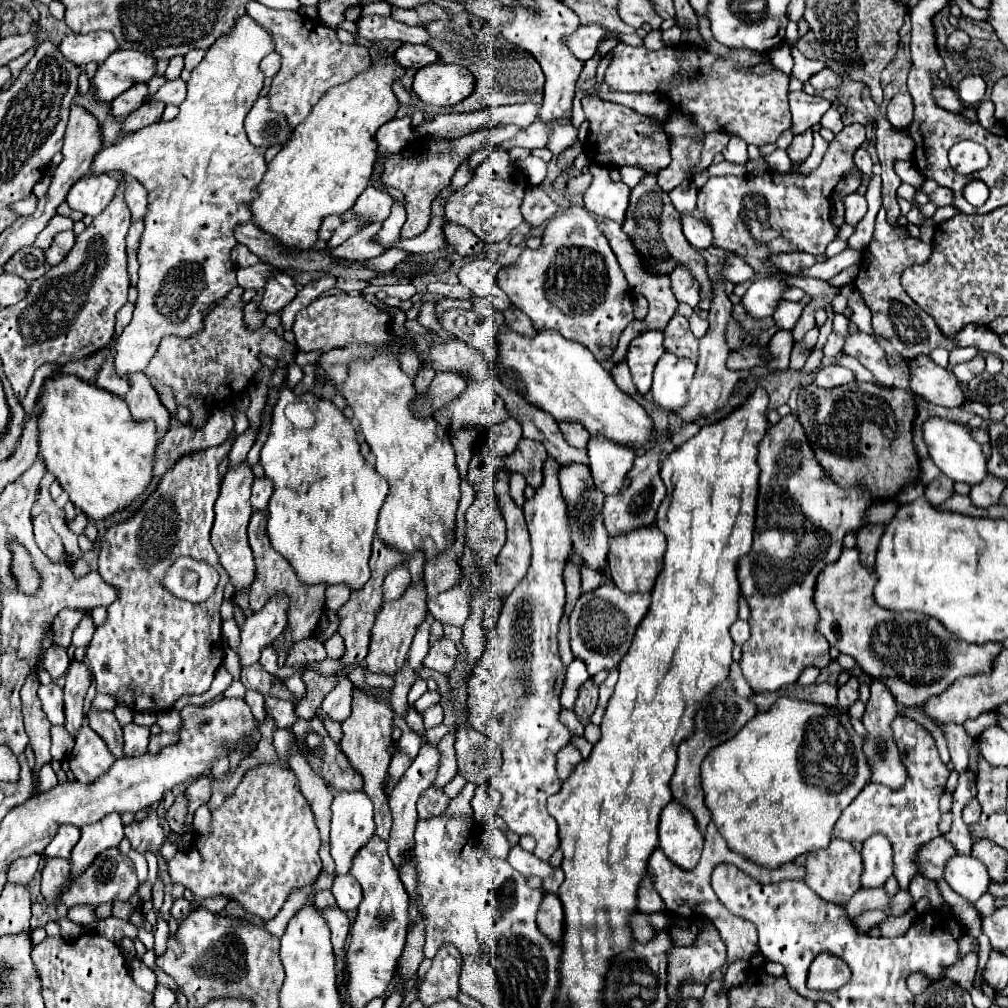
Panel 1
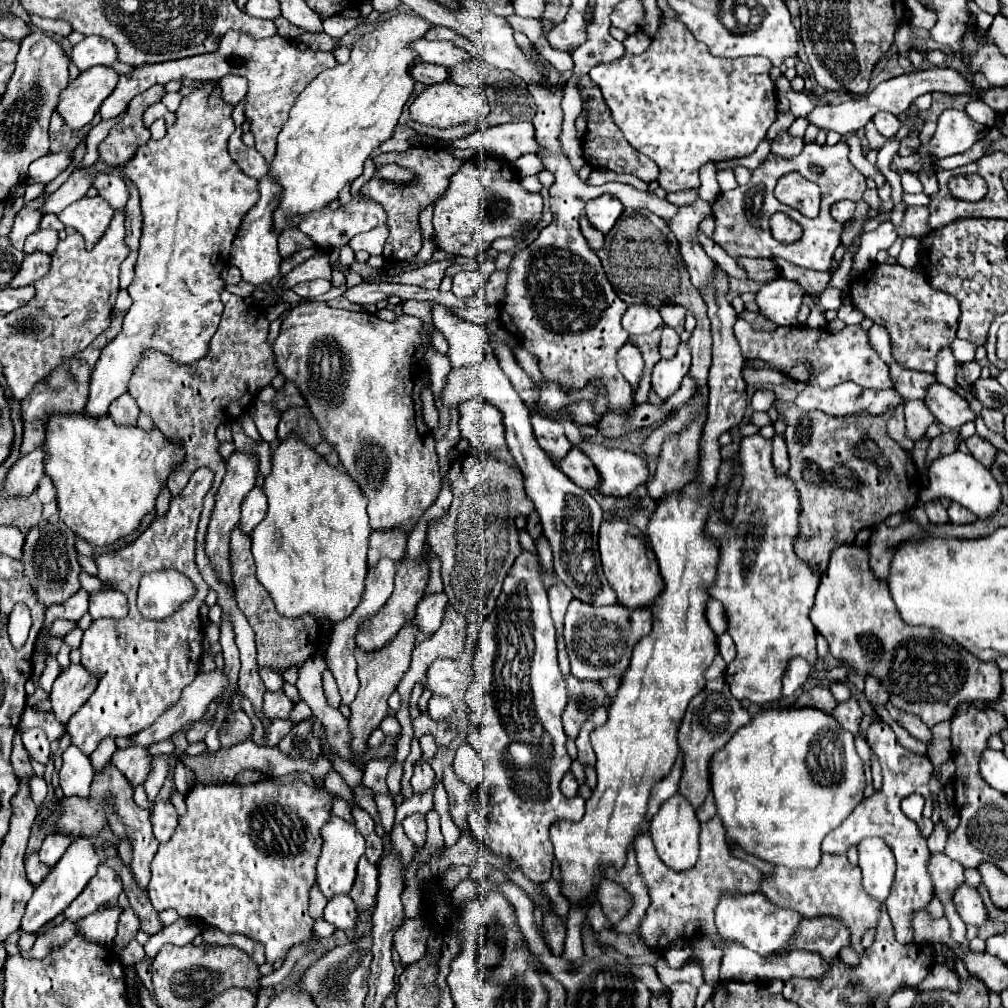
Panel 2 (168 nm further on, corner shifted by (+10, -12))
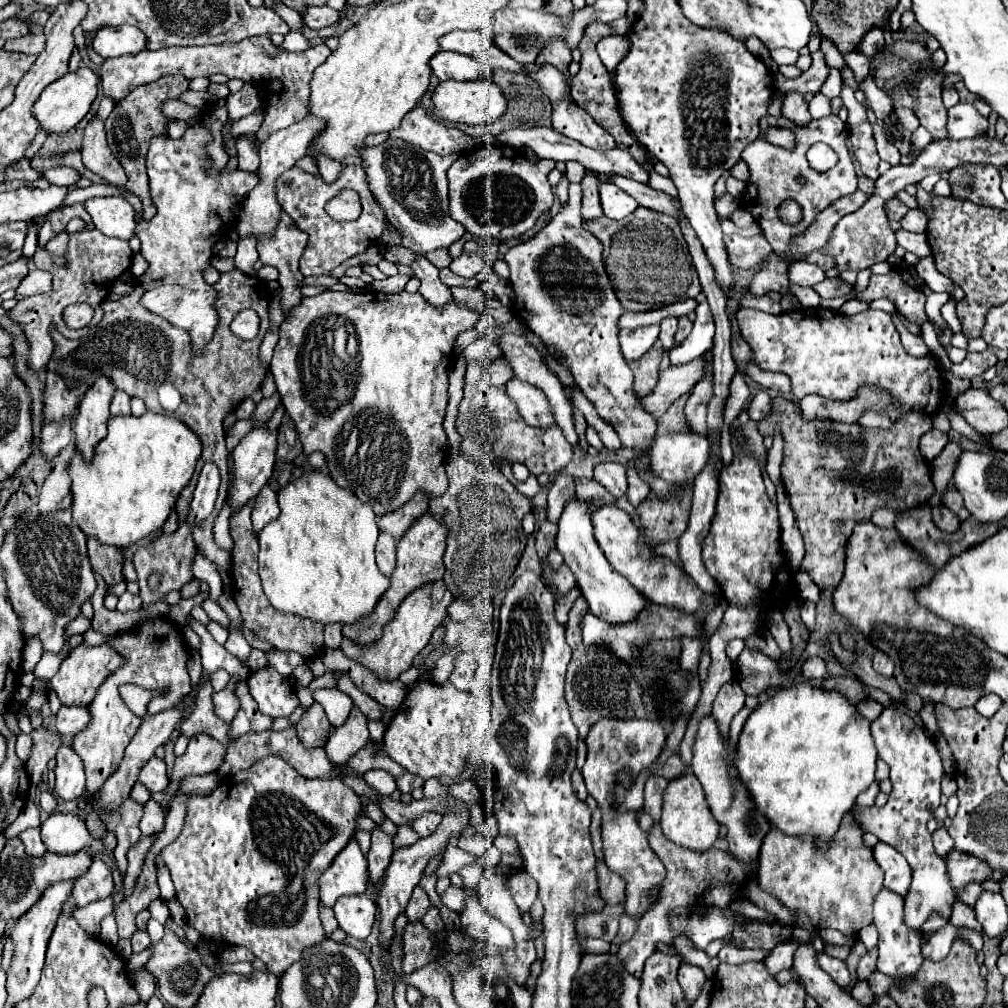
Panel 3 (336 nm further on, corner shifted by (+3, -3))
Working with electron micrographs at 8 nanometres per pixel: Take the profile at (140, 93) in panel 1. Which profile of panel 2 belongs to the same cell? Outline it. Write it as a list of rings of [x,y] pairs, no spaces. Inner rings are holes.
[[[226,32],[226,36],[220,40],[220,46],[212,54],[202,54],[194,58],[182,58],[162,64],[146,64],[142,68],[134,68],[132,74],[122,74],[118,80],[118,88],[104,100],[100,106],[102,120],[112,120],[118,114],[126,110],[126,104],[136,94],[142,94],[154,84],[166,84],[170,80],[220,80],[226,74],[238,74],[246,76],[250,82],[248,88],[248,106],[246,106],[246,120],[250,122],[250,132],[256,140],[256,150],[270,162],[276,152],[276,136],[290,118],[290,108],[294,106],[294,100],[306,90],[310,80],[314,80],[320,72],[338,66],[332,52],[318,52],[318,50],[300,50],[290,40],[282,38],[280,34],[274,34],[270,38],[254,40],[252,36],[246,36],[244,32]]]

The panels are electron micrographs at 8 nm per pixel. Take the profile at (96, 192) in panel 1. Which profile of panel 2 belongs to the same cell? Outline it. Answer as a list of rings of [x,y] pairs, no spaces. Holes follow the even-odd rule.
[[[84,196],[58,214],[64,226],[76,228],[86,238],[86,244],[94,244],[104,234],[112,216],[114,210],[106,204],[106,200],[102,200],[102,196]]]

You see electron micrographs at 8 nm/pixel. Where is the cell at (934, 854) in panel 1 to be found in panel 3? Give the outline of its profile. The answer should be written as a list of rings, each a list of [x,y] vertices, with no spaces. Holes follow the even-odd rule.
[[[957,849],[949,853],[947,869],[955,891],[963,889],[967,883],[973,881],[987,881],[993,875],[993,869],[983,859],[977,859],[975,855],[965,855]]]

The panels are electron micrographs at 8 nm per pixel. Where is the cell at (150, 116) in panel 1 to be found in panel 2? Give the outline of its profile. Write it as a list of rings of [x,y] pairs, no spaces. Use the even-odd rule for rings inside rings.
[[[162,102],[152,104],[152,106],[144,112],[144,124],[146,124],[146,128],[150,128],[150,126],[152,126],[152,122],[154,122],[154,120],[158,120],[158,118],[164,118],[164,120],[166,120],[166,124],[168,124],[168,126],[172,126],[172,124],[174,124],[174,120],[176,120],[176,114],[174,114],[174,112],[170,112],[170,110],[166,110],[166,106],[164,106]]]

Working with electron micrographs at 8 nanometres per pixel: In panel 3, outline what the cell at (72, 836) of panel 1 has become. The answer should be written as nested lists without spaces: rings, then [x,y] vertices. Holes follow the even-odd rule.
[[[51,813],[47,821],[41,823],[41,839],[47,845],[47,851],[69,855],[77,853],[83,847],[89,847],[93,837],[89,835],[85,821],[77,815]]]

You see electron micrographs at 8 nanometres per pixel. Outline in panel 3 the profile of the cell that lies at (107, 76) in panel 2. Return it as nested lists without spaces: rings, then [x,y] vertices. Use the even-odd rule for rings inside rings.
[[[79,67],[75,73],[65,73],[61,79],[49,83],[49,87],[45,87],[45,91],[41,91],[41,95],[37,97],[37,103],[33,103],[33,117],[37,119],[39,129],[47,133],[65,133],[75,127],[95,101],[97,85],[99,75],[89,67]]]

